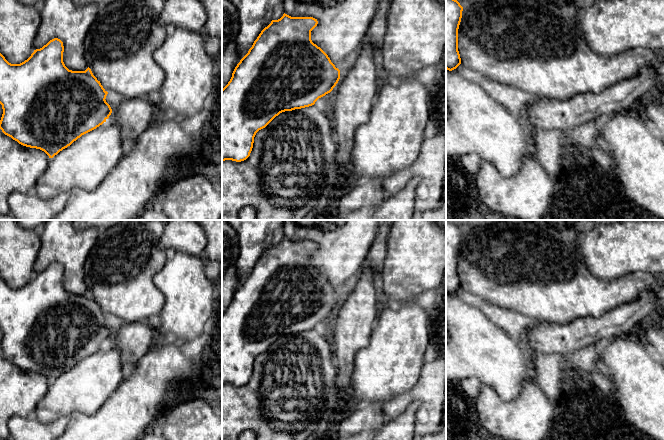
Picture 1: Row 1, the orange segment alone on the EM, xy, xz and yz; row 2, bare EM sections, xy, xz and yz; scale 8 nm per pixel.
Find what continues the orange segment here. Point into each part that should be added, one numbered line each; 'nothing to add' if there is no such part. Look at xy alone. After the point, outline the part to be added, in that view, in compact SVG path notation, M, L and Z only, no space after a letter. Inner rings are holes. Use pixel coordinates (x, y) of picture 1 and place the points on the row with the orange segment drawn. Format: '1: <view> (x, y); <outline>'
nothing to add

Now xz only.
nothing to add

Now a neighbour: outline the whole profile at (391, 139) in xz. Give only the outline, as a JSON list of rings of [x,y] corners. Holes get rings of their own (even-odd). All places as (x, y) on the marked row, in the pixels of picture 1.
[[[413,74],[390,83],[381,82],[367,122],[360,125],[354,135],[351,154],[352,169],[341,181],[356,183],[369,178],[387,178],[412,165],[418,158],[424,141],[428,121],[428,88]]]

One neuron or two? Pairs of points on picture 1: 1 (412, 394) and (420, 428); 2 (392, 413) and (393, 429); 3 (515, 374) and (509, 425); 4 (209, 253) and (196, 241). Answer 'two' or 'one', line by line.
1: one
2: two
3: two
4: two

